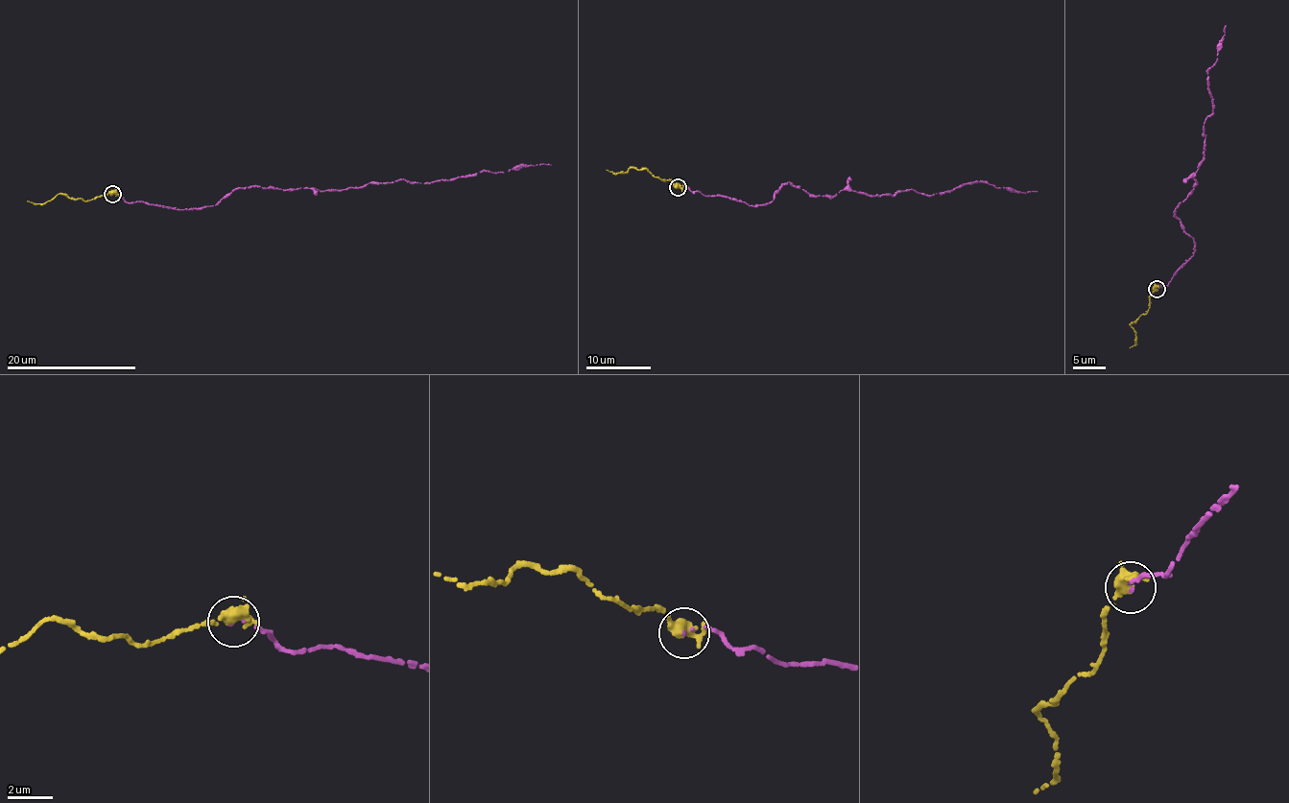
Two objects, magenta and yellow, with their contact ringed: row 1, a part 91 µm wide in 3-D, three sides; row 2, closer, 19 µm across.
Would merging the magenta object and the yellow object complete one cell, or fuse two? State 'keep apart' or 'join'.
join

